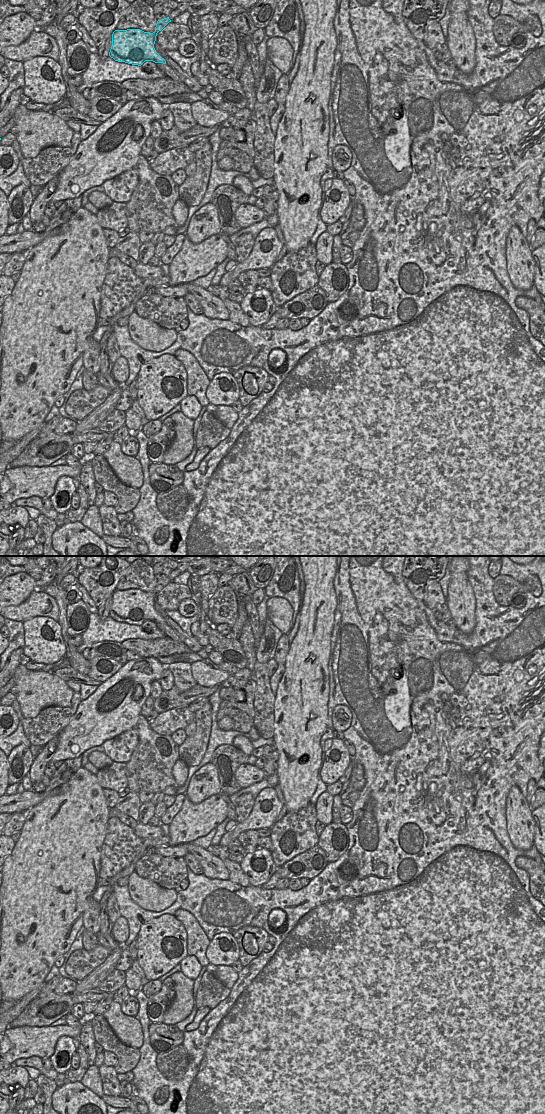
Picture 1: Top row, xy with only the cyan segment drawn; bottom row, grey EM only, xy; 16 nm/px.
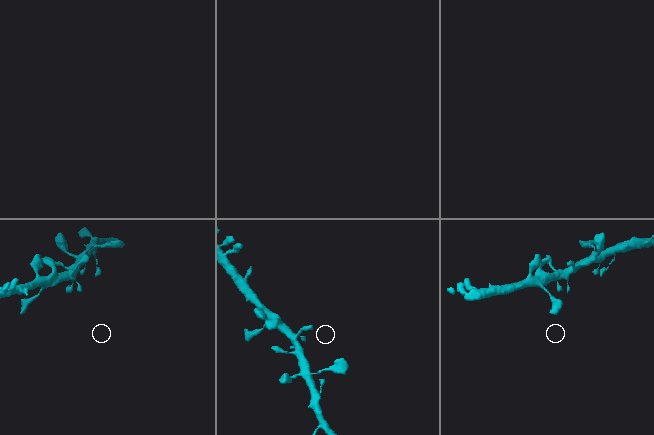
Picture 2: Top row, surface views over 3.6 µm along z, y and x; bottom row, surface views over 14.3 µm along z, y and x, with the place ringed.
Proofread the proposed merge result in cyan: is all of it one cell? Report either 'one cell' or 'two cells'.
one cell

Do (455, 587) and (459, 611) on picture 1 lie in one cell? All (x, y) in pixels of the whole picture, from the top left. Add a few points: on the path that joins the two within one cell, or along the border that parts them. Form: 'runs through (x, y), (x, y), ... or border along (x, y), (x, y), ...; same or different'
runs through (458, 593), (458, 605); same

